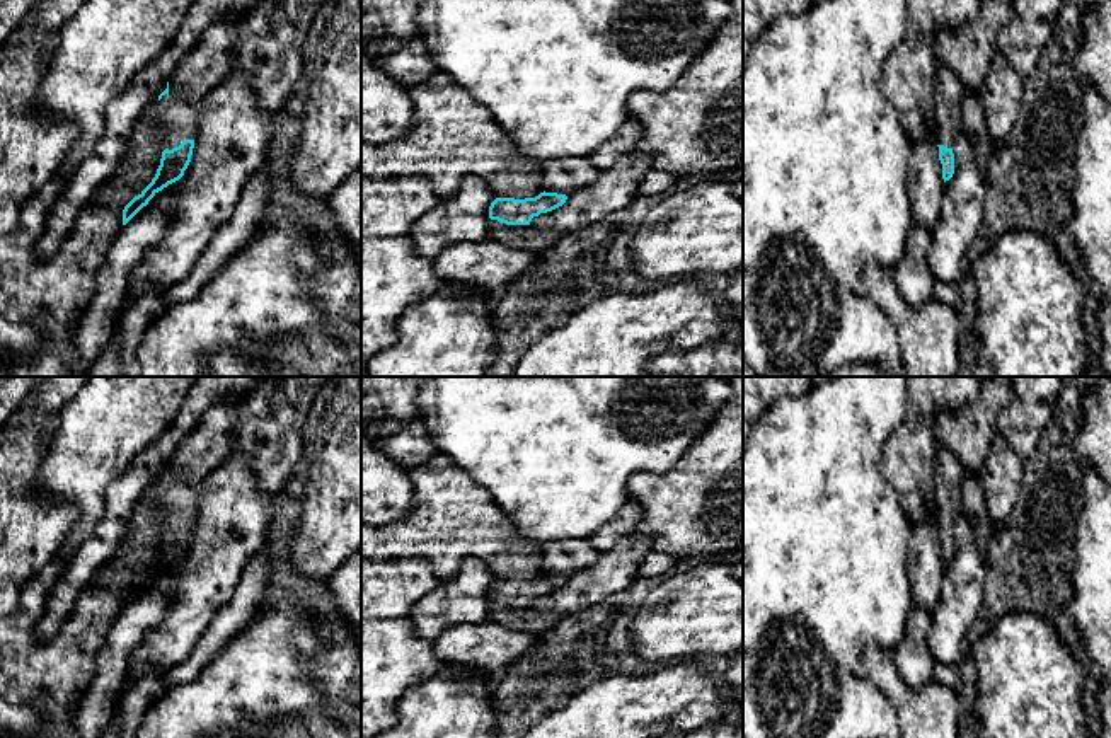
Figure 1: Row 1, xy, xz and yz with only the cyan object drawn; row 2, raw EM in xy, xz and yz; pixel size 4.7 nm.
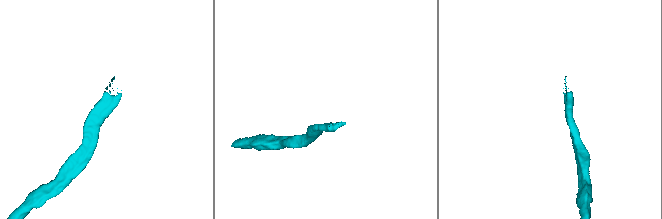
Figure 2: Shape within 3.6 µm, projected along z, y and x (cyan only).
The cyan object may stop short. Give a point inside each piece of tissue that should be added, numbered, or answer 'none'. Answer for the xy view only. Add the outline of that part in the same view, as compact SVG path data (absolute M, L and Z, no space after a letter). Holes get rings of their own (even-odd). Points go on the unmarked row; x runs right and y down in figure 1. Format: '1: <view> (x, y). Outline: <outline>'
1: xy (207, 447). Outline: M247 394L213 406L177 447L169 474L155 489L155 499L165 511L165 530L194 522L201 482L230 455L232 426Z

